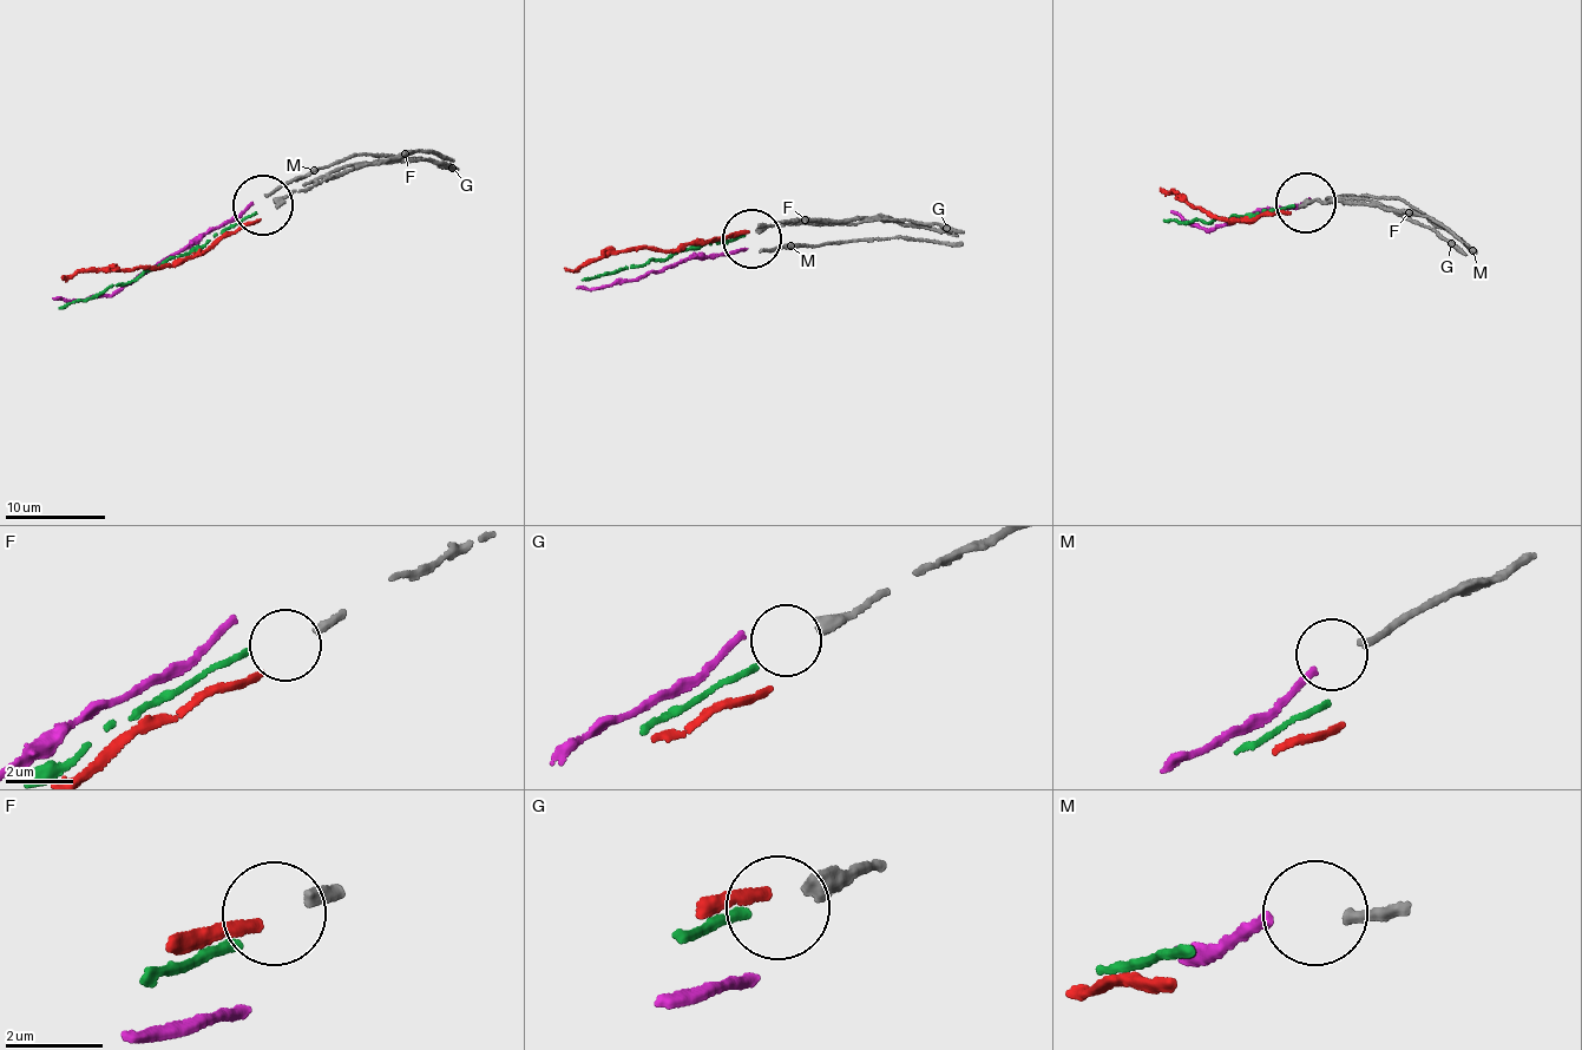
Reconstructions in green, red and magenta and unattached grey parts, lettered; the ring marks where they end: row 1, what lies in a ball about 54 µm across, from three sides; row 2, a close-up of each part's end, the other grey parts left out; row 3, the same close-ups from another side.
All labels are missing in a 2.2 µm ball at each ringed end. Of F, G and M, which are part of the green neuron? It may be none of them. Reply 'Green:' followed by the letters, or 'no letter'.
Green: no letter

